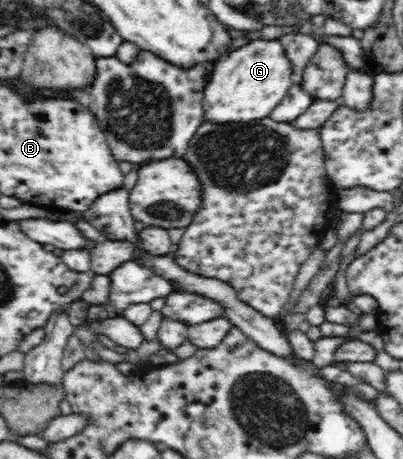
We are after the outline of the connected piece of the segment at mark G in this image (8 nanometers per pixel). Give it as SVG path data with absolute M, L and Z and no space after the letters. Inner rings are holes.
M263 38L250 40L247 45L231 51L225 58L215 62L212 74L208 75L207 85L204 87L202 101L204 121L217 125L229 123L251 123L251 121L269 118L269 113L281 103L287 95L288 89L296 82L291 62L285 54L285 47L281 41L265 40Z

